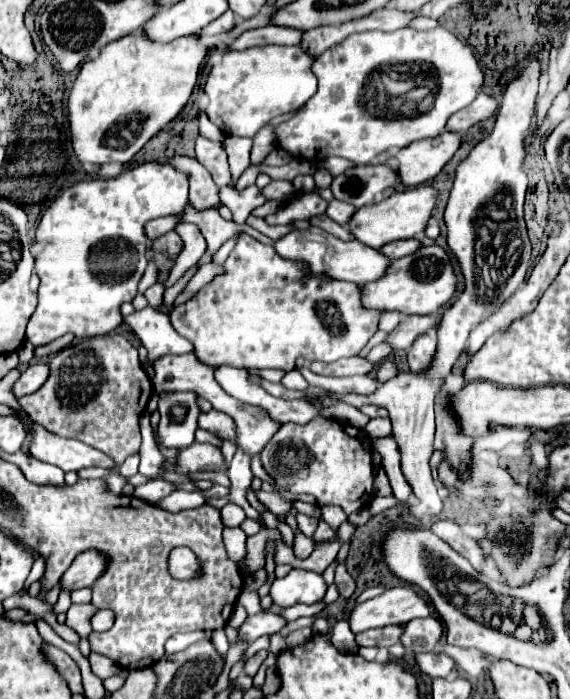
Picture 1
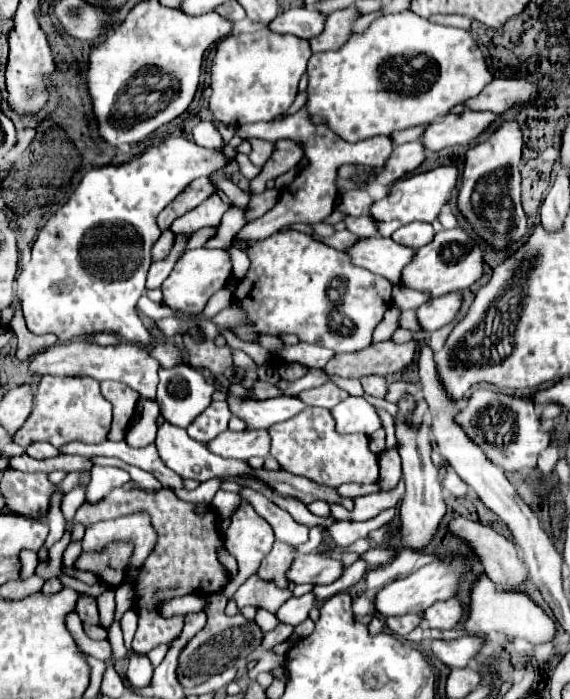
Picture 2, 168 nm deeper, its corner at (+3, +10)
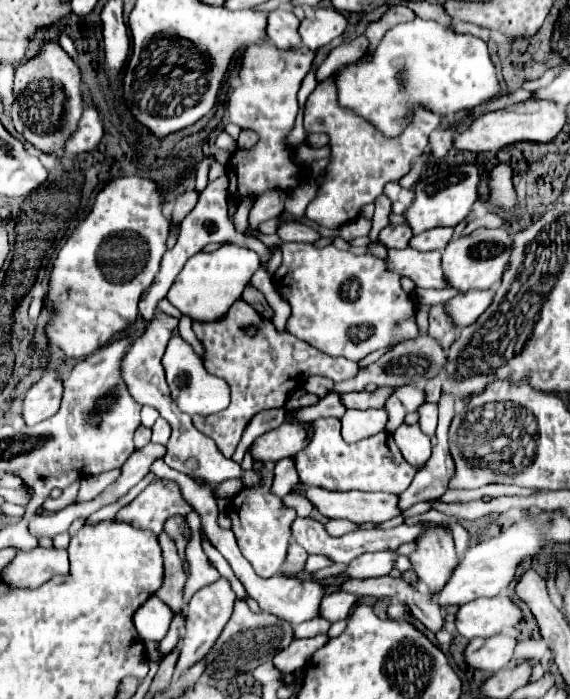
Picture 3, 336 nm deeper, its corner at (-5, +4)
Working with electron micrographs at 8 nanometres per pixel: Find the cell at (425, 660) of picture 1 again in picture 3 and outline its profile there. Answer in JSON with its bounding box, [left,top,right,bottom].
[464,634,516,674]

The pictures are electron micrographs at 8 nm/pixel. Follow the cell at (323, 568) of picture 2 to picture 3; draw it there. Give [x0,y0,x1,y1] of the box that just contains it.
[340,550,396,580]

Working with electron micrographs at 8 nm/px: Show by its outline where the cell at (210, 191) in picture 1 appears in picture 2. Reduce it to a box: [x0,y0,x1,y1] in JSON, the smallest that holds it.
[216,172,250,210]

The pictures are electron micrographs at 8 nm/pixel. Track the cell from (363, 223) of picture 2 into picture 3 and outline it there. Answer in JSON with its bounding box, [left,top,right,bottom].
[378,224,412,248]

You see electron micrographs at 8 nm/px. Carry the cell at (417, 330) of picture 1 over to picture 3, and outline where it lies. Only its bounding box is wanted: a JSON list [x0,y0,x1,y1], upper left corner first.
[446,290,494,328]

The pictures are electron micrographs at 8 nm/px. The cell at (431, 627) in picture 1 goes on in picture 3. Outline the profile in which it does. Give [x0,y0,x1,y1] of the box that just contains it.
[454,592,522,638]

